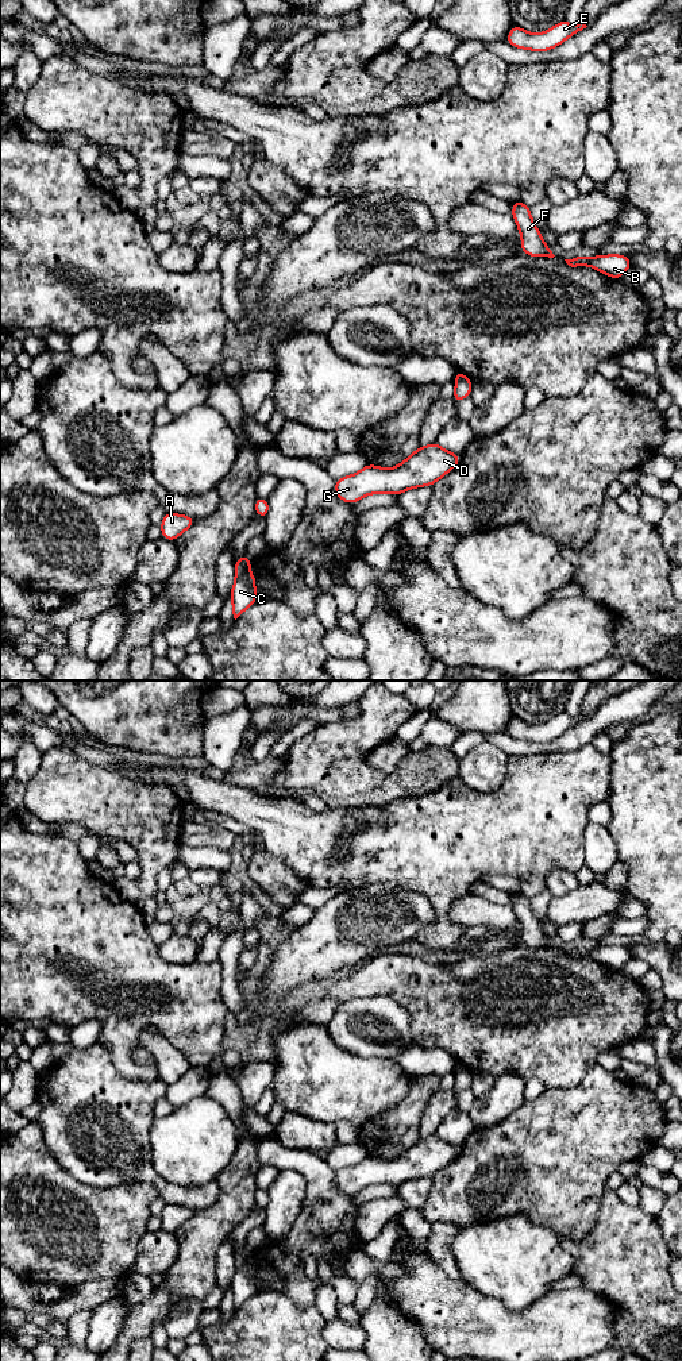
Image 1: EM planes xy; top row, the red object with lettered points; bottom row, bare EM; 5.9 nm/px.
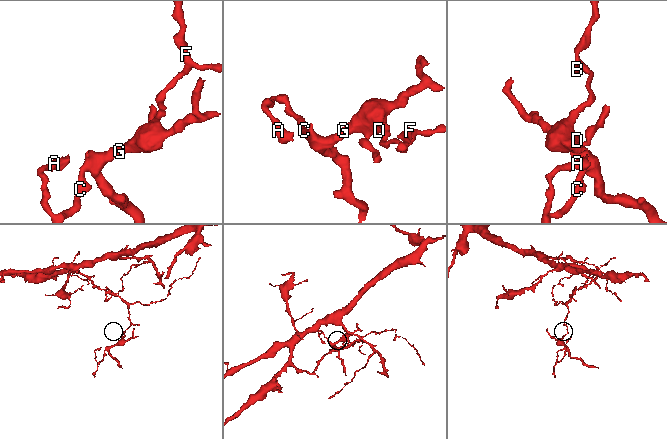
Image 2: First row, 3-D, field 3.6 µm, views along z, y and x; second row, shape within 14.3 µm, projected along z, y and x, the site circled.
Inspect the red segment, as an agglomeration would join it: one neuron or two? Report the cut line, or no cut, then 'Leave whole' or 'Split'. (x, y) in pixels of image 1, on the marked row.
Split along xy (455, 378), (467, 380). Split

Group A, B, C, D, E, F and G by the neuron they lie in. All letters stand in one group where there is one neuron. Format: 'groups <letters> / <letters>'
groups A C D G / B E F

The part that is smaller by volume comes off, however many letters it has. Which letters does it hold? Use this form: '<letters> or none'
A, C, D, G

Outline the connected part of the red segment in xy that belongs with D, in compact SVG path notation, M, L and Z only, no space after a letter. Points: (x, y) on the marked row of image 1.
M435 442L417 450L397 467L382 469L367 464L358 473L336 479L336 496L347 504L354 504L365 496L375 493L402 491L420 486L432 486L443 478L461 460Z

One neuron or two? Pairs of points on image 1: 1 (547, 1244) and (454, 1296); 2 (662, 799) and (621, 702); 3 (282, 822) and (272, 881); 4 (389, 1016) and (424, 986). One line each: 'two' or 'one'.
1: two
2: two
3: two
4: two

